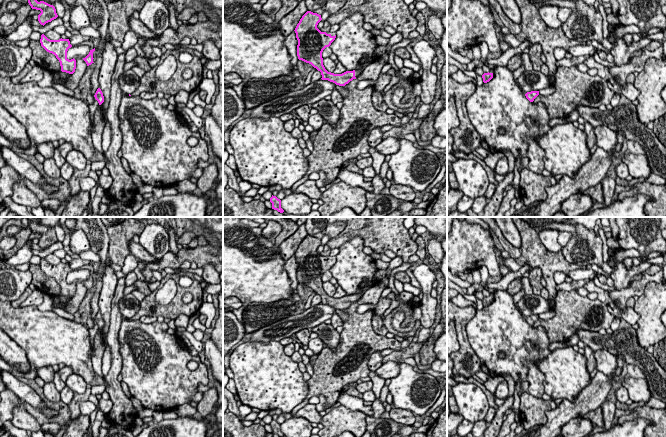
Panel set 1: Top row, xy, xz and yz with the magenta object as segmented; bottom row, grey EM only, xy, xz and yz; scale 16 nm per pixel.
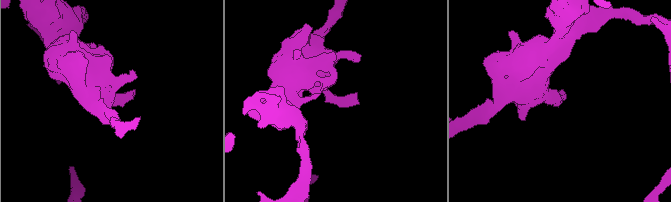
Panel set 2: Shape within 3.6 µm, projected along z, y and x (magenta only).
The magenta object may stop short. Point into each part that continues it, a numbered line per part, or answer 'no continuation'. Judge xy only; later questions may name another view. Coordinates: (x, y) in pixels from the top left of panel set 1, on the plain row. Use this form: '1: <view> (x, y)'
no continuation

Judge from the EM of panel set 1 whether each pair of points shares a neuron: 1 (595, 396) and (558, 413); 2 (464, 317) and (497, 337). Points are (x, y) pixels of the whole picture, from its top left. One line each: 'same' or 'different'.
1: same
2: different

